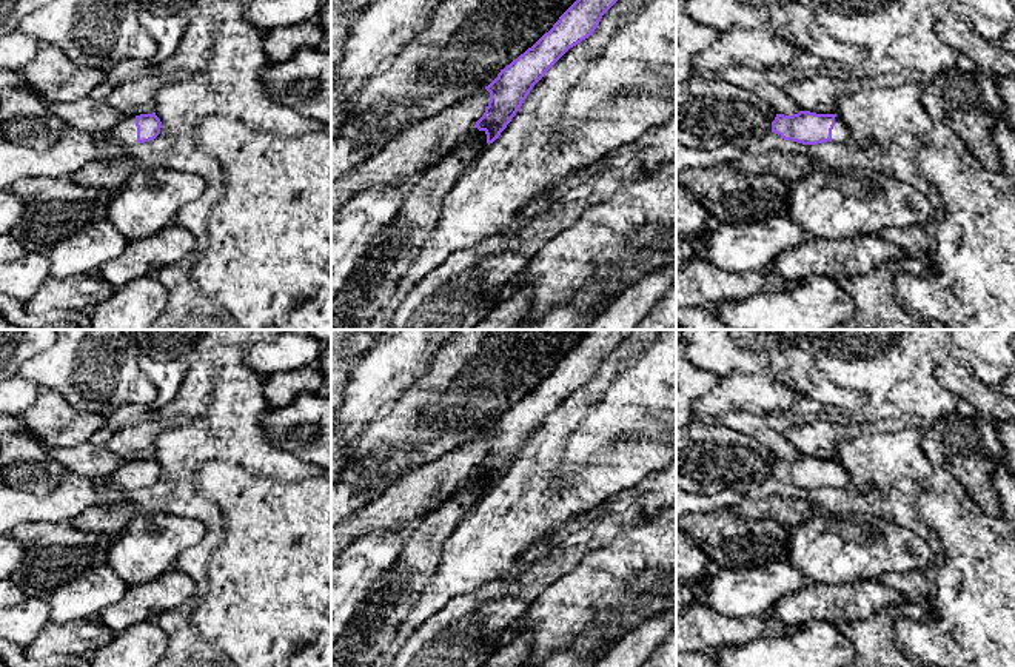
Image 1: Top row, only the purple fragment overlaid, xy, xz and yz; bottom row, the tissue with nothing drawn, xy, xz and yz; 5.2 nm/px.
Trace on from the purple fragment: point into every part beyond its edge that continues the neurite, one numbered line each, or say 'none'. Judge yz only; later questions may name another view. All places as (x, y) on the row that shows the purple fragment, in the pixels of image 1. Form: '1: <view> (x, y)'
1: yz (840, 133)

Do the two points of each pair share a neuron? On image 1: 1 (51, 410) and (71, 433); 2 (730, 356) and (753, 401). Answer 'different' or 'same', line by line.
1: same
2: different

